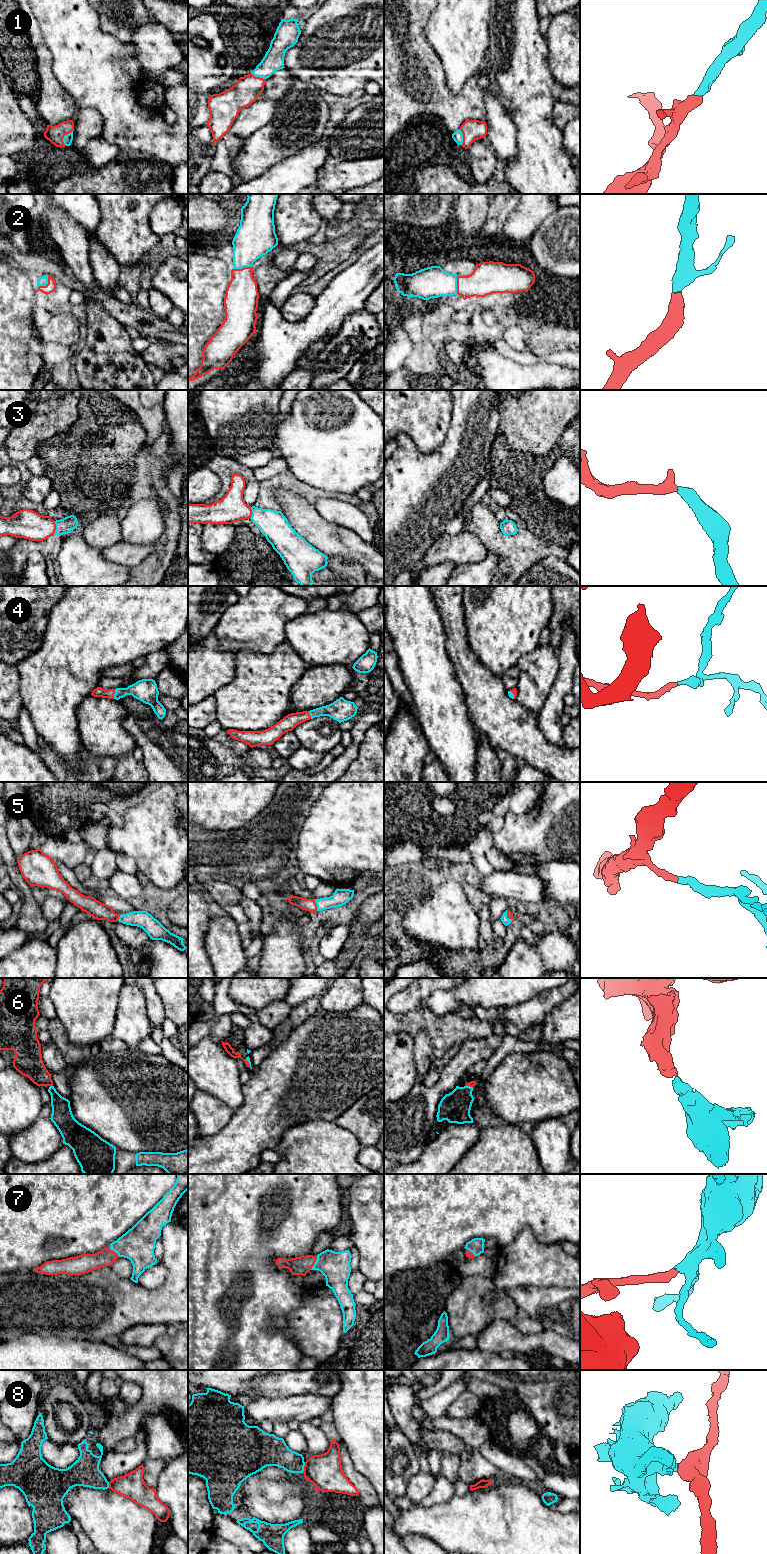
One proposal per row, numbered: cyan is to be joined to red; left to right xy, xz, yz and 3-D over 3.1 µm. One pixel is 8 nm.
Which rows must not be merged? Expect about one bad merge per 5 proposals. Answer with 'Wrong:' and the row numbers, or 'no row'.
Wrong: 8

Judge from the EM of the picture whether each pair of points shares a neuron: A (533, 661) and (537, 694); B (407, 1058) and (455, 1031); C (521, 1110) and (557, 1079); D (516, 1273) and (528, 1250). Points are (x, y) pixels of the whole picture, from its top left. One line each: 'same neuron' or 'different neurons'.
A: same neuron
B: different neurons
C: same neuron
D: same neuron

